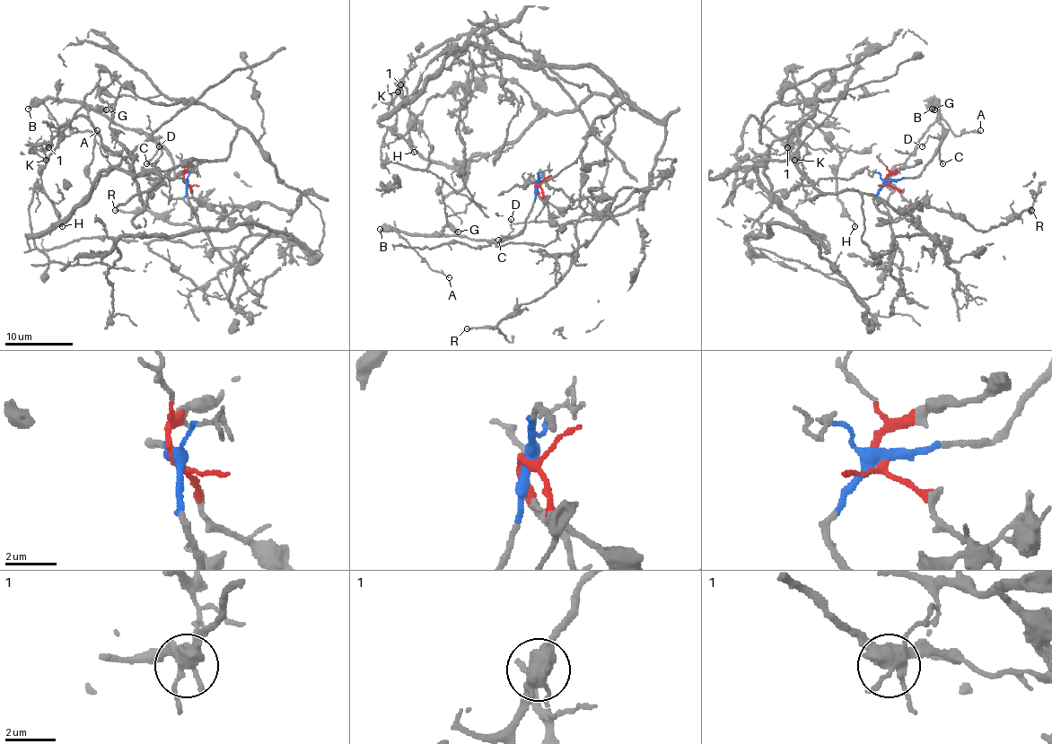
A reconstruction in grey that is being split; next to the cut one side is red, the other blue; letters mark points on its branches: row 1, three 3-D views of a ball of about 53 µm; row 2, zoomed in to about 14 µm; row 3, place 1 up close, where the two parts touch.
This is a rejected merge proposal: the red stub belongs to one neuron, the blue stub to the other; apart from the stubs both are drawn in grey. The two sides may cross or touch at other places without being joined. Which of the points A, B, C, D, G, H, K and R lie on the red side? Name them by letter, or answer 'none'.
H, K, R

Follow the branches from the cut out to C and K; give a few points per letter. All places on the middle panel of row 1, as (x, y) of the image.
C: (537, 185), (532, 212), (525, 220), (525, 225), (515, 235), (504, 235), (498, 240)
K: (537, 185), (561, 208), (626, 214), (665, 126), (621, 93), (561, 80), (498, 29), (425, 51), (398, 91)

